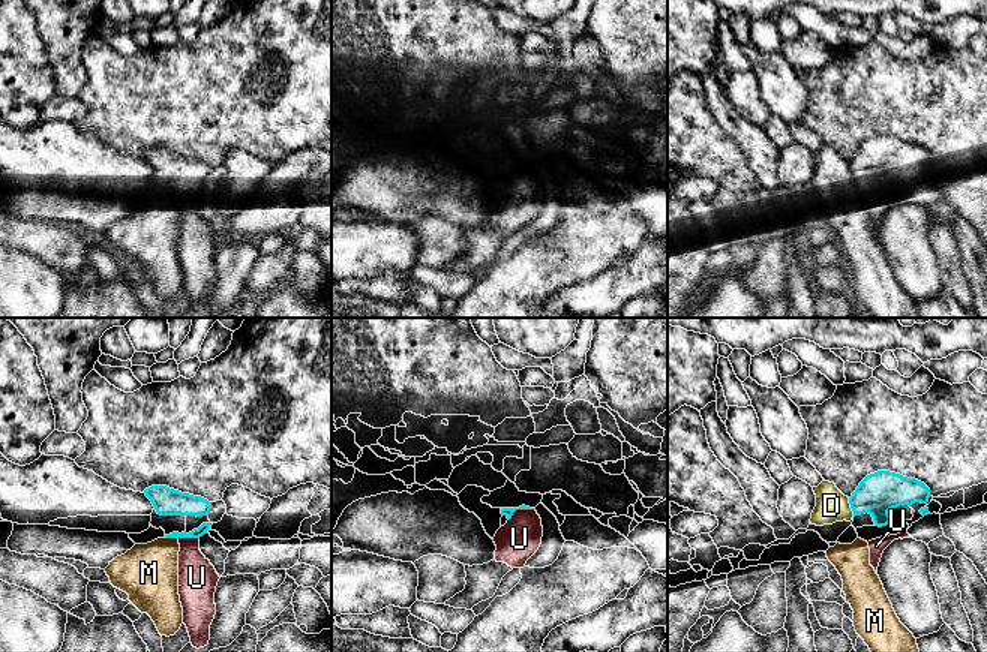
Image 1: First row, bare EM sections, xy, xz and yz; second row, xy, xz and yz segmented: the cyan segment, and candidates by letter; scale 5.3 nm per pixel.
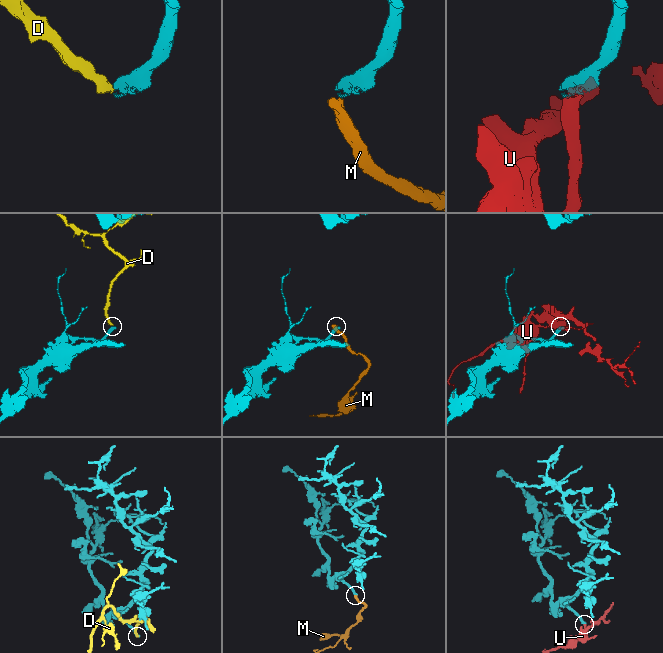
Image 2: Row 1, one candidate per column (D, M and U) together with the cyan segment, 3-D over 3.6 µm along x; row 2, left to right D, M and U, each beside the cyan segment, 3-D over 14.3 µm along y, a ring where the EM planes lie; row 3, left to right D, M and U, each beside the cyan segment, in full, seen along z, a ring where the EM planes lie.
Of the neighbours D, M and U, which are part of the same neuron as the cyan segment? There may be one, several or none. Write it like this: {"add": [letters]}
{"add": ["U"]}

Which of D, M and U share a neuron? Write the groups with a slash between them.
D M / U

